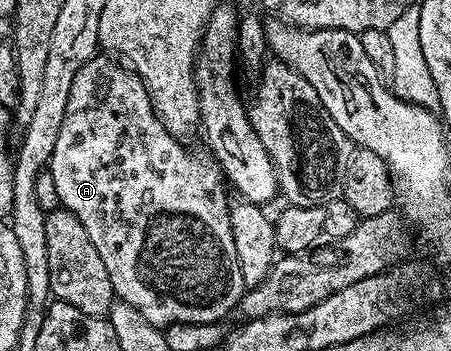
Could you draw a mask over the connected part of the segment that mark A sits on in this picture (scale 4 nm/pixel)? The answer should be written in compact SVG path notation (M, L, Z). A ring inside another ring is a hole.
M98 54L82 66L79 74L75 74L75 82L71 82L71 95L67 98L63 126L59 126L59 139L55 141L55 150L47 165L47 171L54 176L55 189L58 190L61 207L75 214L79 222L83 222L83 230L87 230L87 235L91 238L91 243L95 245L95 250L99 250L99 258L103 258L103 266L107 266L107 274L111 274L111 286L116 299L130 304L135 310L139 310L147 321L158 326L213 324L216 320L223 319L232 308L234 311L247 291L243 282L243 270L239 270L231 207L229 208L229 200L225 197L227 180L222 173L221 165L213 159L212 155L200 156L197 152L185 152L181 143L178 137L172 136L167 131L157 113L153 111L153 103L149 101L149 92L136 72L108 55Z

